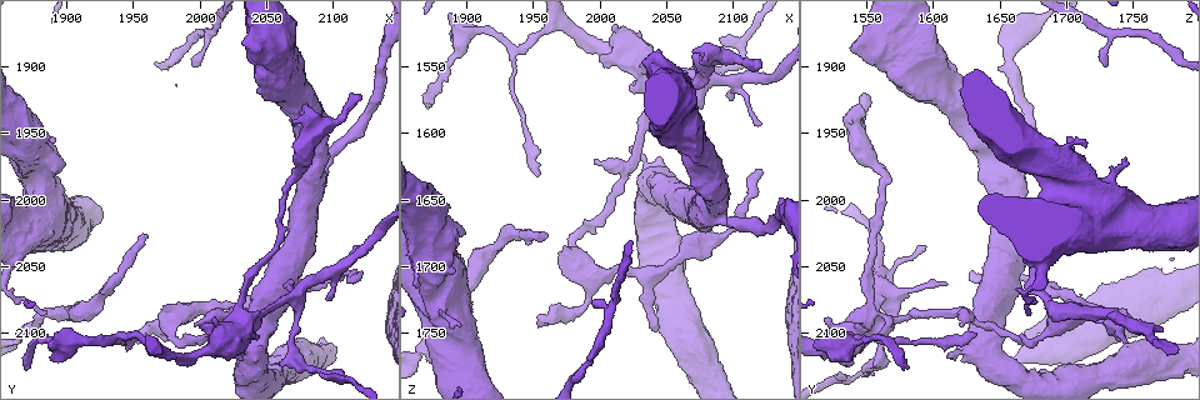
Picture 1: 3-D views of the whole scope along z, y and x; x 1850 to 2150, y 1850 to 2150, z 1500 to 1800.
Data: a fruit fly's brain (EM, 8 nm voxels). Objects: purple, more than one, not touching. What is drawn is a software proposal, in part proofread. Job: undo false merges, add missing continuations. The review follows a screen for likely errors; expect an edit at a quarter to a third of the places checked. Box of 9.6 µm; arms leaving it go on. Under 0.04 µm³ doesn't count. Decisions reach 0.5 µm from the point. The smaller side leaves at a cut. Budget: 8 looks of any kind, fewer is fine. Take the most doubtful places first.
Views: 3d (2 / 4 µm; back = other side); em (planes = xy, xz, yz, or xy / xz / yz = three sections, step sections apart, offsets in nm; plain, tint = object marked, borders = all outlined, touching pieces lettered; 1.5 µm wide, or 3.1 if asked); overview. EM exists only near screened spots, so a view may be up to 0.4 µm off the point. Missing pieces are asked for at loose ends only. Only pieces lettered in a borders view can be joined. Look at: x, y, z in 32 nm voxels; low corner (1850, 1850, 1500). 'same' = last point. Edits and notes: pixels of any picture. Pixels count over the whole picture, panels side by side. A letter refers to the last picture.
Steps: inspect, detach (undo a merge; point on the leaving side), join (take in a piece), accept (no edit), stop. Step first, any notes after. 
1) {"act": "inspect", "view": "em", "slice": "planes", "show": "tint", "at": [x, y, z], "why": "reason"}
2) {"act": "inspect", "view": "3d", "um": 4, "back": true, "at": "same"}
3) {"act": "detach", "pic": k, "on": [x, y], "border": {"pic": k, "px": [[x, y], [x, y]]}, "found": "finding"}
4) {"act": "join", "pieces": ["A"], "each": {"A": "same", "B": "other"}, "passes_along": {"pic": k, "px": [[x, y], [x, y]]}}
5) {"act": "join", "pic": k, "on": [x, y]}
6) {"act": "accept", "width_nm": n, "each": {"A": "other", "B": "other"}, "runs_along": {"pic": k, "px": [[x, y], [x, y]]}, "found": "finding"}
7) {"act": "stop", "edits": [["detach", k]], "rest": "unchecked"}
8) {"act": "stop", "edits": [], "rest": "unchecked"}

{"act": "inspect", "view": "em", "slice": "yz", "step": 8, "show": "borders", "at": [1958, 2028, 1680], "why": "an open end"}

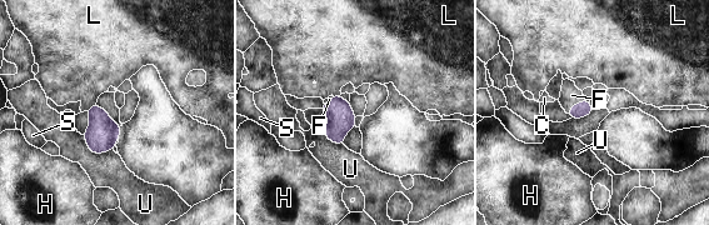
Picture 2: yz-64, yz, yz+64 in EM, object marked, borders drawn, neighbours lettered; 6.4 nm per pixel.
{"act": "inspect", "view": "em", "slice": "xy", "step": 4, "show": "borders", "at": "same"}

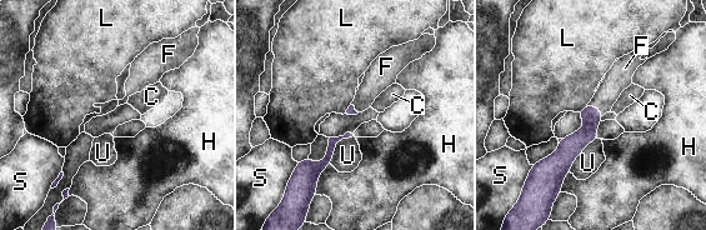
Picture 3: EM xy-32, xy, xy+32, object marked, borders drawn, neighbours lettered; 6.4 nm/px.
{"act": "join", "pieces": ["F"], "each": {"C": "other", "F": "same", "H": "other", "L": "other", "S": "other", "U": "other"}, "passes_along": {"pic": 3, "px": [[592, 116], [595, 108], [619, 78]]}, "found": "it goes on there"}

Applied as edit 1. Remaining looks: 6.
{"act": "inspect", "view": "em", "slice": "xy", "step": 8, "show": "borders", "at": [1872, 2126, 1580], "why": "thin end"}

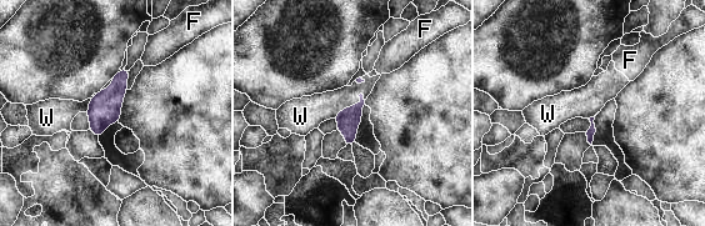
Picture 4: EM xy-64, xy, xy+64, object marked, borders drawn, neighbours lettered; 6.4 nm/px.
{"act": "accept", "each": {"F": "other", "W": "other"}, "border": {"pic": 4, "px": [[364, 95], [333, 117]]}, "found": "none of them fits"}

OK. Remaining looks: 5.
{"act": "inspect", "view": "em", "slice": "planes", "show": "borders", "at": [1940, 2102, 1536], "why": "abrupt turn"}

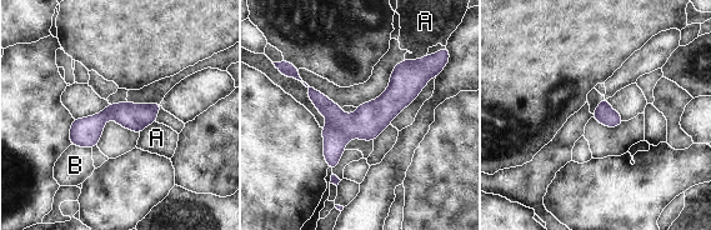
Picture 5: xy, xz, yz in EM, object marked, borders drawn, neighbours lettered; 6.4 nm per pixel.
{"act": "accept", "each": {"A": "other", "B": "other"}, "runs_along": {"pic": 5, "px": [[424, 78], [354, 126], [331, 164]]}, "found": "one cell here"}

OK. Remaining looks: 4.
{"act": "stop", "edits": [["join", 3]], "rest": "unchecked"}

